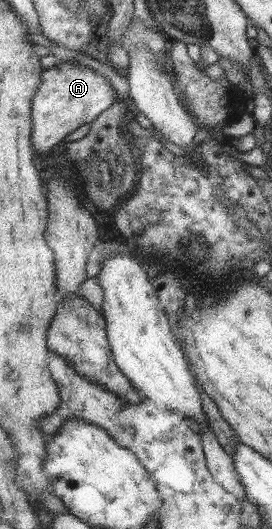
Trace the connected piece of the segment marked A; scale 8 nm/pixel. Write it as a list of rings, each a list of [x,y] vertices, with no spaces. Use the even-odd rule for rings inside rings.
[[[59,61],[49,69],[42,70],[42,82],[37,84],[36,92],[30,106],[32,128],[30,132],[31,141],[34,142],[34,150],[38,151],[40,157],[46,156],[57,147],[63,145],[63,138],[67,134],[74,132],[81,125],[92,123],[102,112],[105,112],[117,96],[110,86],[108,79],[88,68],[80,65],[76,61]]]

